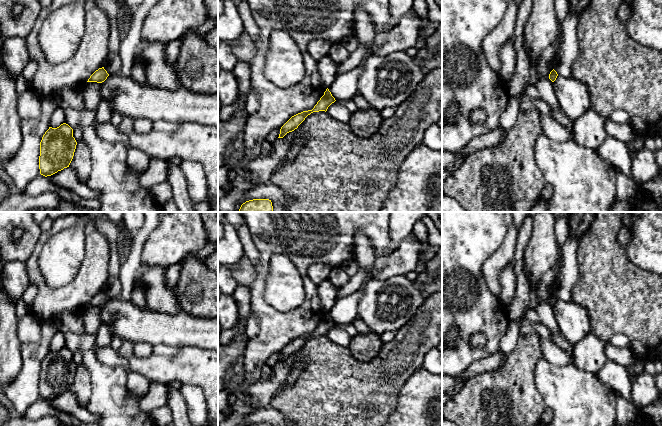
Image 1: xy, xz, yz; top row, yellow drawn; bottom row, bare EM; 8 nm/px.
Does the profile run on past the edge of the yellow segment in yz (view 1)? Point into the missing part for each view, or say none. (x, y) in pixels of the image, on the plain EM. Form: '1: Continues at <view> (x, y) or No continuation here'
1: No continuation here

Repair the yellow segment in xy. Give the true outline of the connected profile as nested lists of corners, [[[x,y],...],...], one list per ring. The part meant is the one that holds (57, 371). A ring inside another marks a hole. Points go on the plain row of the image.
[[[68,348],[49,351],[40,366],[40,398],[47,401],[69,391],[76,369],[73,353]]]

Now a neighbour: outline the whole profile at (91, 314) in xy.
[[[87,306],[82,311],[85,334],[96,335],[102,325],[100,319],[101,307]]]

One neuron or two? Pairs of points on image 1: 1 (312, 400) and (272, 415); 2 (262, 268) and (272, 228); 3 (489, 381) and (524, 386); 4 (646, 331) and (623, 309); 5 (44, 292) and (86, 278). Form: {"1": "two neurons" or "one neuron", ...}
{"1": "two neurons", "2": "one neuron", "3": "one neuron", "4": "one neuron", "5": "one neuron"}

